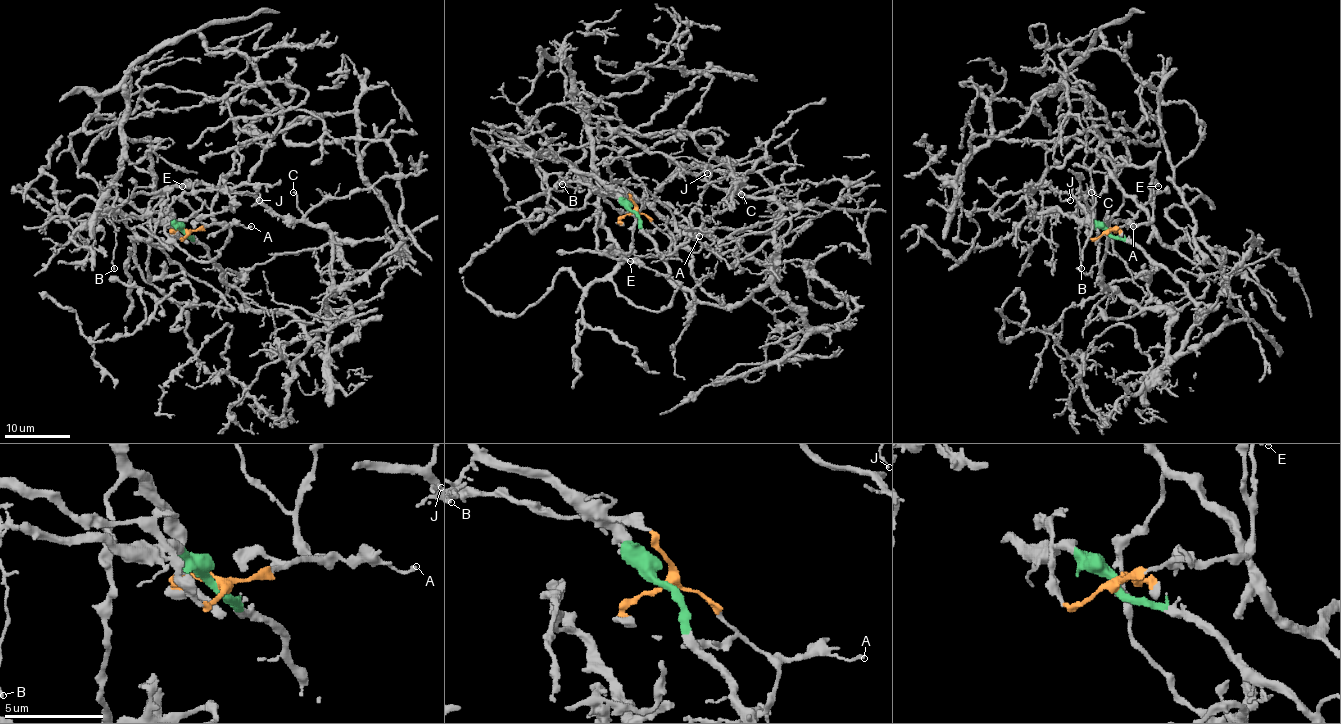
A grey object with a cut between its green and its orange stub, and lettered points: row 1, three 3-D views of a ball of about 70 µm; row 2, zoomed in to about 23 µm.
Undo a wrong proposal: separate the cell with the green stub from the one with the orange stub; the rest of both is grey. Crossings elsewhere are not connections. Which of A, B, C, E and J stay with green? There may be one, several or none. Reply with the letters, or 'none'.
B, C, J

